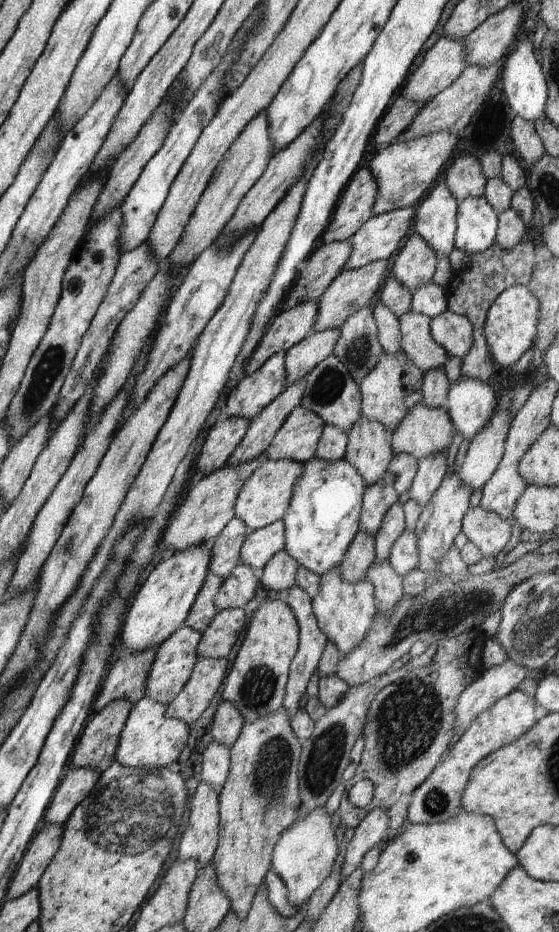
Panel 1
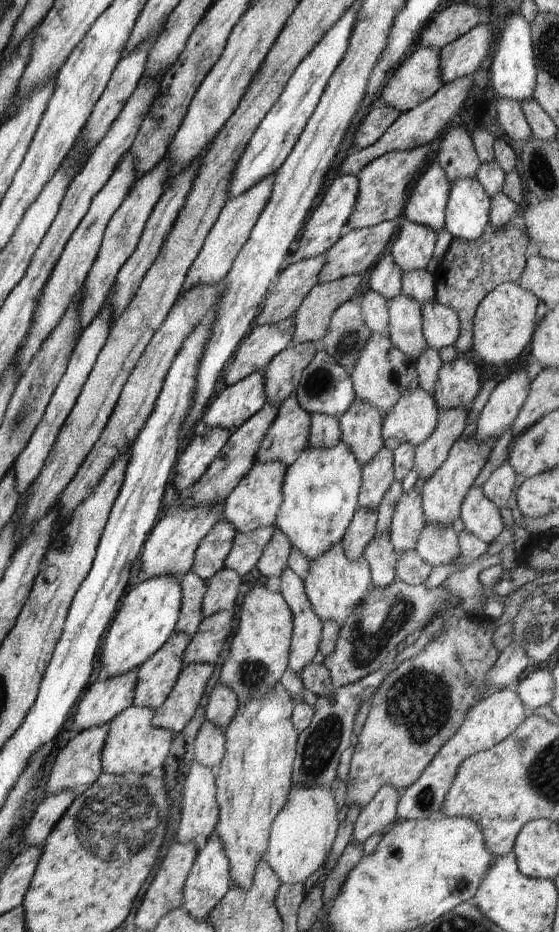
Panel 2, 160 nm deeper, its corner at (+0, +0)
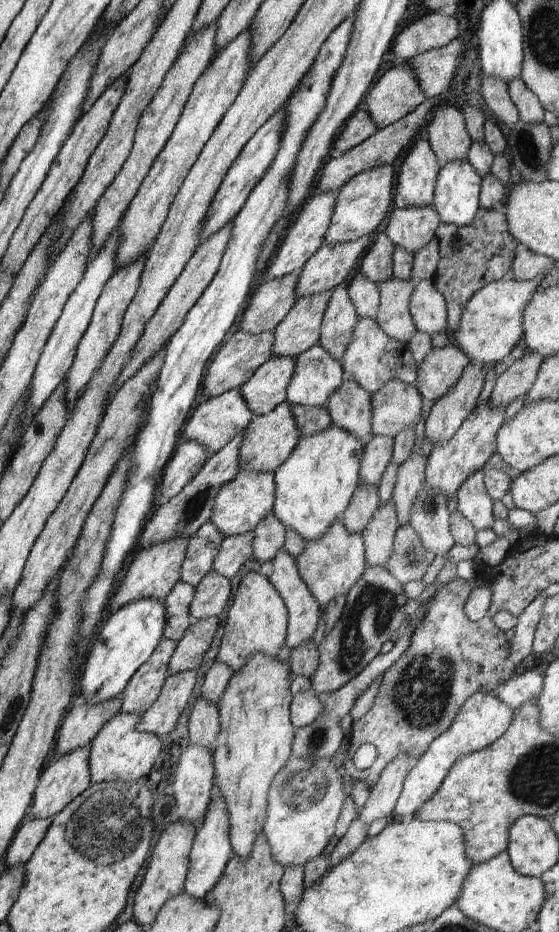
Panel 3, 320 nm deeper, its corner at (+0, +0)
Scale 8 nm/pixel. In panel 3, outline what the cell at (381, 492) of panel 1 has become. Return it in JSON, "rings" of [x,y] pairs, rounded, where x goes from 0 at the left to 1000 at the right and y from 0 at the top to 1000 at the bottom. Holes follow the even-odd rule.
{"rings":[[[683,466],[669,467],[649,477],[642,519],[673,523],[701,490],[703,470]]]}

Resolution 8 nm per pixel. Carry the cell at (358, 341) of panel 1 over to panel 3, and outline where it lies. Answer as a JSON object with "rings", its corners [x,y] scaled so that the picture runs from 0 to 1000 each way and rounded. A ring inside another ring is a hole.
{"rings":[[[605,306],[589,318],[576,340],[569,367],[596,382],[597,386],[608,388],[615,382],[640,342],[637,329],[626,322],[619,306]]]}

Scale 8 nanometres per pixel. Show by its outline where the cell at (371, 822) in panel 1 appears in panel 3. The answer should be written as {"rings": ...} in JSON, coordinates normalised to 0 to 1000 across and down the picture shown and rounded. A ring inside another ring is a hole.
{"rings":[[[721,807],[691,821],[680,835],[664,845],[660,856],[640,874],[657,886],[678,878],[703,876],[703,869],[716,856],[723,838],[741,818],[737,810]]]}

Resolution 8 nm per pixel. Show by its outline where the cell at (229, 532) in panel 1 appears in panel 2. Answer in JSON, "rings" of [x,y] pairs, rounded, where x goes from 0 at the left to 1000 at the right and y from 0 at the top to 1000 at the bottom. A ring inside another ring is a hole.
{"rings":[[[397,556],[360,577],[349,592],[345,609],[363,623],[395,612],[424,573],[424,569]]]}

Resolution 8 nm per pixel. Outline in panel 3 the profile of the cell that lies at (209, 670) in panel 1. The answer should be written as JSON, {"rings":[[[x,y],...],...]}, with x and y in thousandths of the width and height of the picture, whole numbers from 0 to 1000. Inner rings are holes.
{"rings":[[[351,719],[301,725],[275,755],[252,766],[242,779],[245,784],[283,792],[308,785],[343,747],[351,732]]]}

